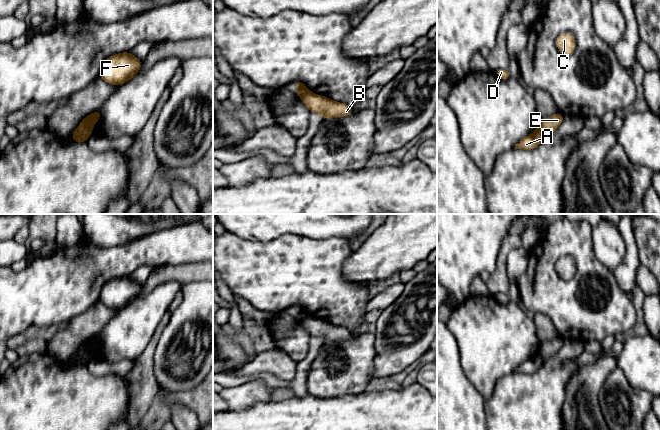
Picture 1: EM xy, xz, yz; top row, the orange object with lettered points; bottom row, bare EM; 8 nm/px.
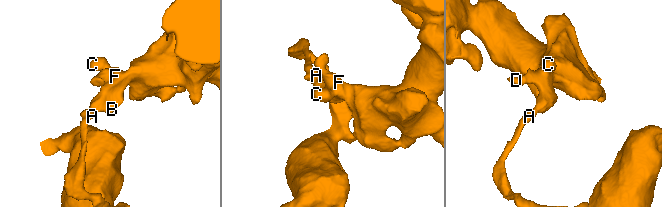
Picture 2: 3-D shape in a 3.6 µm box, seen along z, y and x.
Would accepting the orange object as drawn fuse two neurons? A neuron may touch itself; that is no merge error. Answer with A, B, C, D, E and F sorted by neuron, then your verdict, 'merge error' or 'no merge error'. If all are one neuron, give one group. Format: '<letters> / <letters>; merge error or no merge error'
A / B C D E F; merge error

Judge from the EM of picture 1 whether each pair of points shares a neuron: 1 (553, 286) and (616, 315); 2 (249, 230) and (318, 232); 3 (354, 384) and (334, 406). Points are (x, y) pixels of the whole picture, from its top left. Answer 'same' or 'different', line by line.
1: same
2: same
3: different

